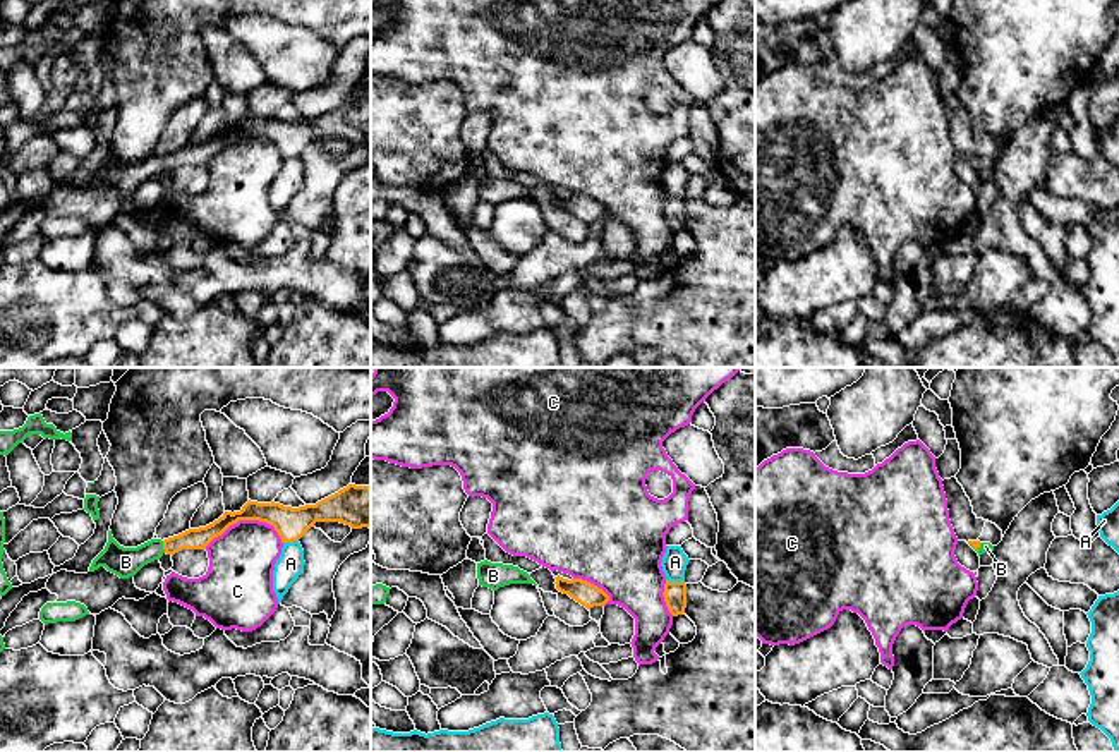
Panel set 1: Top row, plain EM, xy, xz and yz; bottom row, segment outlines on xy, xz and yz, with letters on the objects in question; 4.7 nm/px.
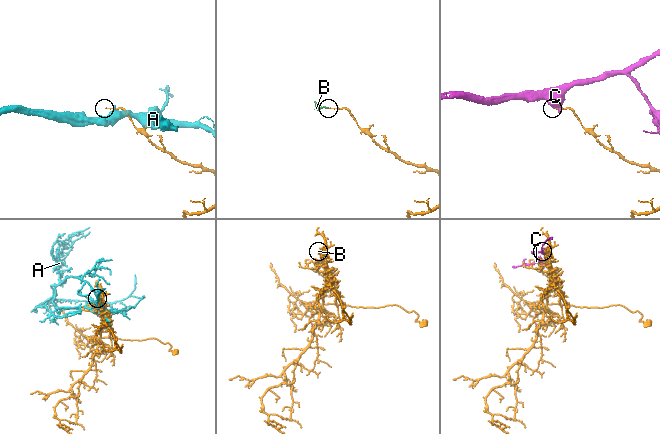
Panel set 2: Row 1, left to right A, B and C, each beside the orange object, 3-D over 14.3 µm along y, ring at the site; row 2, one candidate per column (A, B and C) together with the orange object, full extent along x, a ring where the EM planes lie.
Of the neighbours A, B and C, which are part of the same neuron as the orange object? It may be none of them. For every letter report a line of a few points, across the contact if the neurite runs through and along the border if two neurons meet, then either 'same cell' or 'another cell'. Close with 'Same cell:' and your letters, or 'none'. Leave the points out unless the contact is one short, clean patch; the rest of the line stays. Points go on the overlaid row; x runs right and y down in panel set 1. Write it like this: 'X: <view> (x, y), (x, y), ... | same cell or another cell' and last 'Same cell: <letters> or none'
A: another cell
B: xy (199, 538), (163, 546), (126, 562) | same cell
C: another cell
Same cell: B

